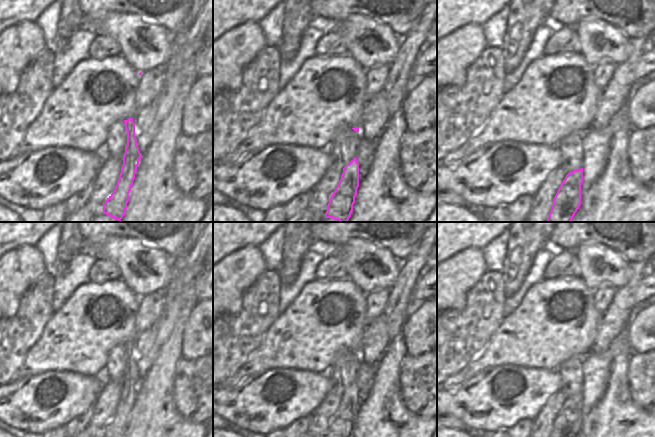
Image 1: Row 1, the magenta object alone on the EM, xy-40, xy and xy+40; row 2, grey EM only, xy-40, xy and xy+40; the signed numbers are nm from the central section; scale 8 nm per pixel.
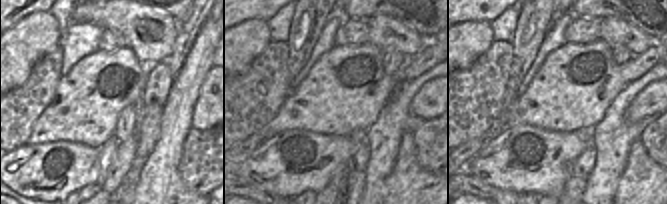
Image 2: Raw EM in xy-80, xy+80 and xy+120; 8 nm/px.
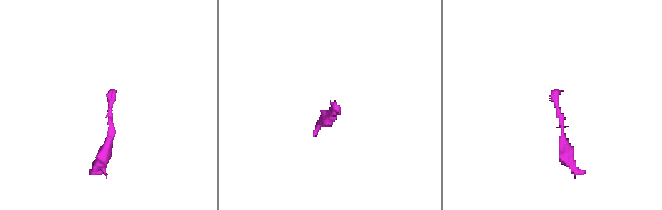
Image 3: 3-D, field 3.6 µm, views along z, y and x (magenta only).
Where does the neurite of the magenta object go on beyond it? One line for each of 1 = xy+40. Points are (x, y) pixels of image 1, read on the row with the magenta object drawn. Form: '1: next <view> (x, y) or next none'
1: next none

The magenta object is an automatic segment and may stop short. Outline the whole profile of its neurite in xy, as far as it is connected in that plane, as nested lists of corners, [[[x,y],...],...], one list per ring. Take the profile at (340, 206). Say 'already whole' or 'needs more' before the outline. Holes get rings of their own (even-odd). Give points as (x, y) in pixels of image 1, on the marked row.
already whole | [[[351,160],[344,168],[341,179],[329,199],[325,218],[347,222],[351,217],[359,187],[359,163]]]

